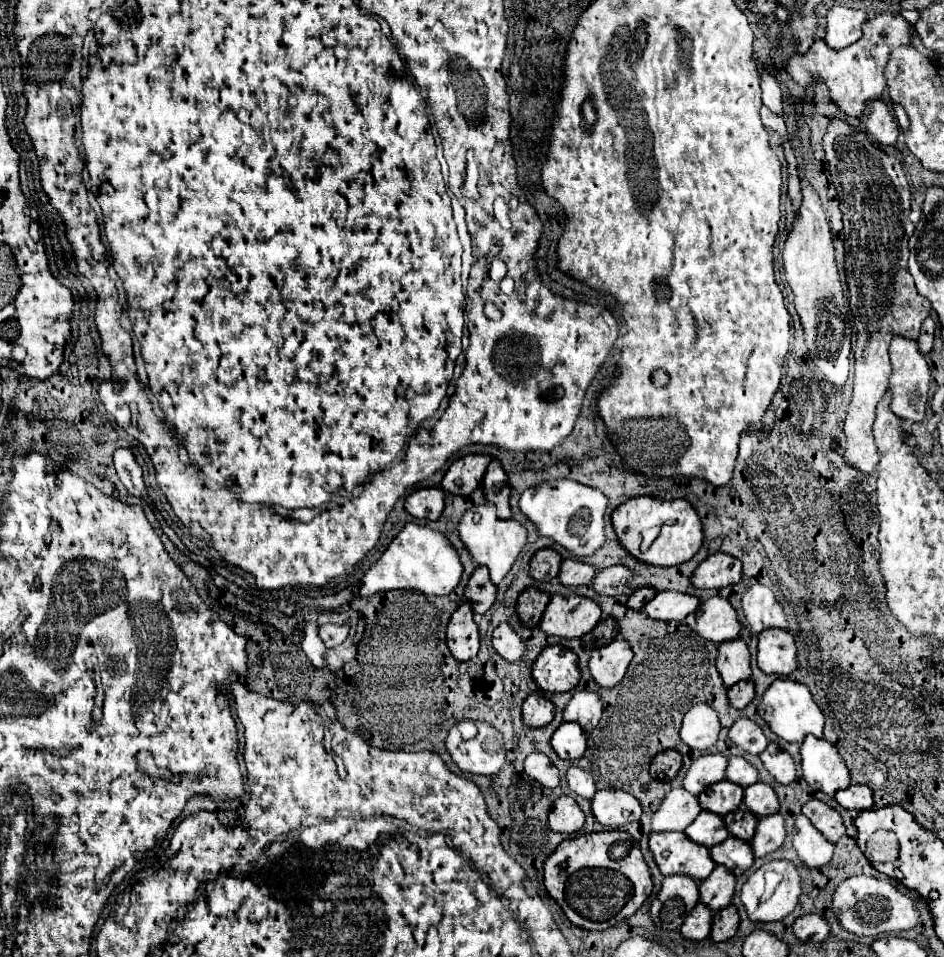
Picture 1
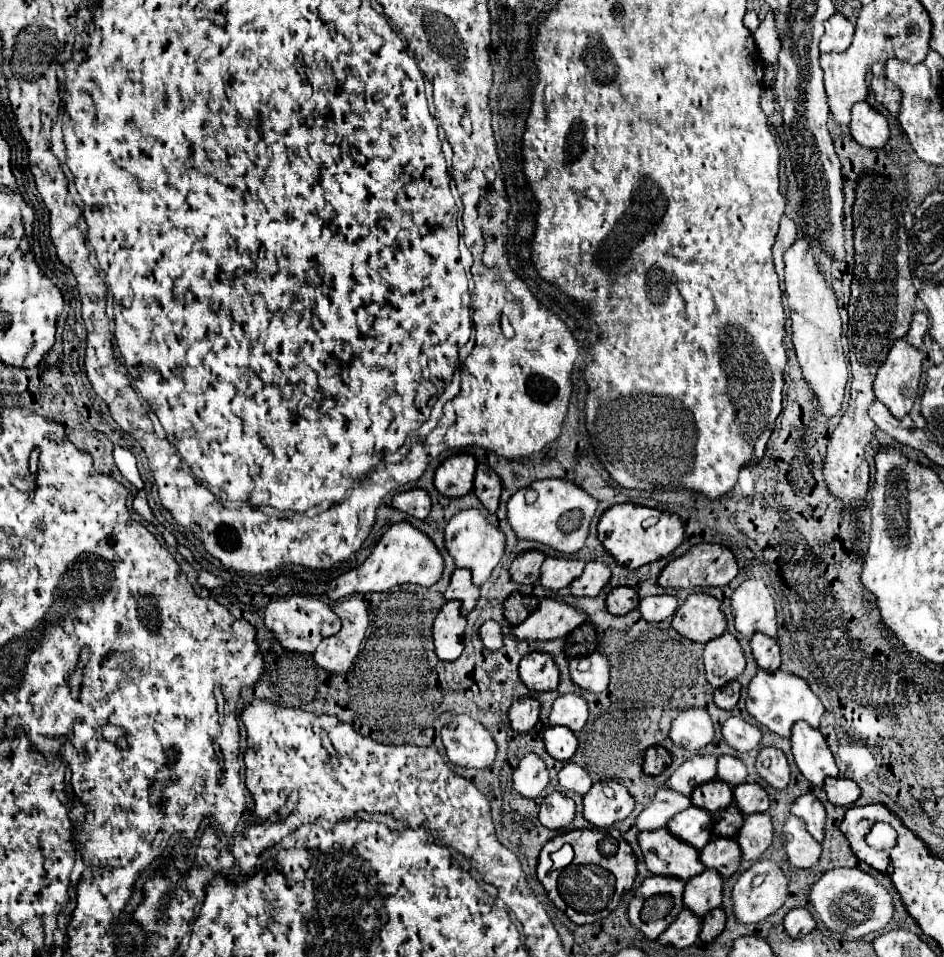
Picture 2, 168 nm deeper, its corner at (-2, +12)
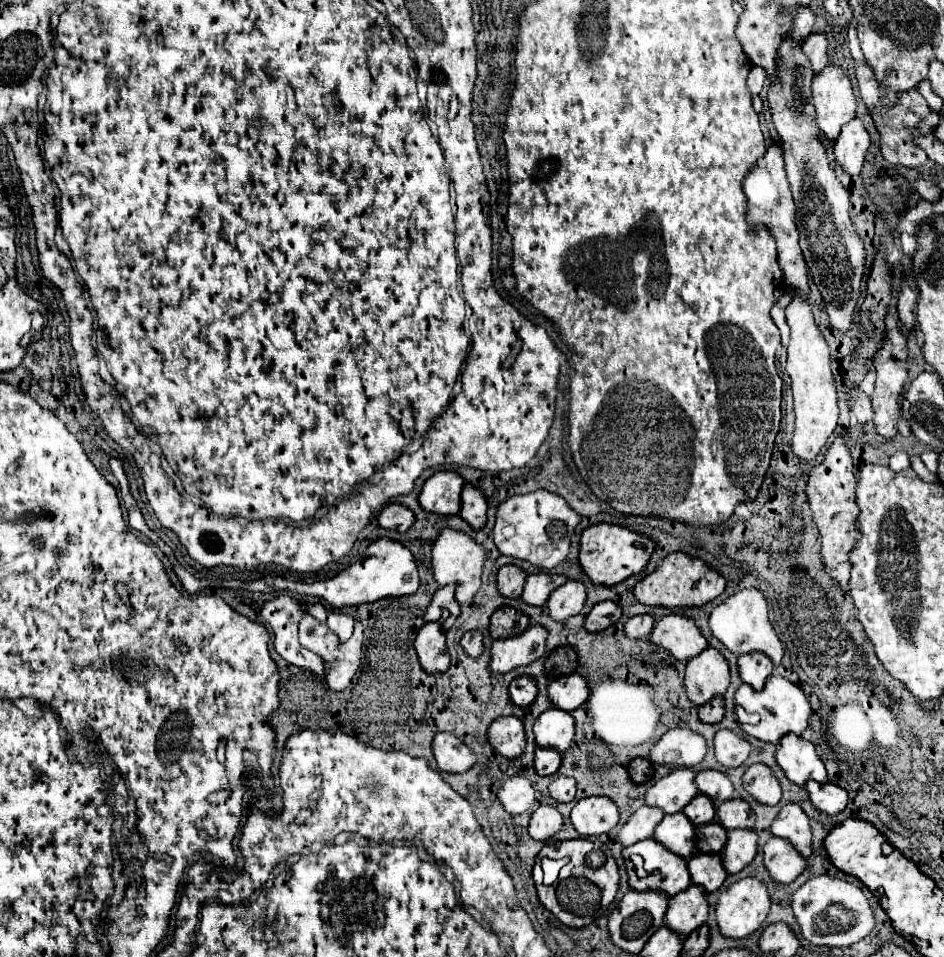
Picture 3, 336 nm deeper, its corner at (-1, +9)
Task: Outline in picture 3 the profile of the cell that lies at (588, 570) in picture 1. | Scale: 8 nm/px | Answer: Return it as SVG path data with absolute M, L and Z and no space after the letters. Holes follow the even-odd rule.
M545 572L529 574L521 598L527 604L543 606L547 602L547 598L551 596L551 592L565 582L567 582L567 576L561 576L561 574L545 574Z

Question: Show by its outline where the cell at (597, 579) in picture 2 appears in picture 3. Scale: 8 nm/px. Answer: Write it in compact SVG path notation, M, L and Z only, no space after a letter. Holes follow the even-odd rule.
M569 580L567 584L559 586L551 598L547 600L547 606L549 606L549 614L563 622L565 618L569 616L575 616L581 612L583 604L587 600L587 588L581 580Z

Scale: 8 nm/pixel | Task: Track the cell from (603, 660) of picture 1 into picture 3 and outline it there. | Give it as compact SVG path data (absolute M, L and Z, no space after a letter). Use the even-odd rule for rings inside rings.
M569 674L553 680L549 684L549 698L555 704L555 708L561 708L565 712L571 712L579 708L583 702L587 702L587 680L581 674Z

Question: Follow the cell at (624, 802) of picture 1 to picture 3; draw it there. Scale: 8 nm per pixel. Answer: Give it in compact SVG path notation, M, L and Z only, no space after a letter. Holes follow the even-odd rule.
M607 796L581 798L571 810L571 822L581 836L599 836L619 824L619 808Z

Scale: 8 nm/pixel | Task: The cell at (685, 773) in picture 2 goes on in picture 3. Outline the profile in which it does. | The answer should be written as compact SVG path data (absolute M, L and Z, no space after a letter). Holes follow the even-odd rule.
M677 768L657 780L645 794L645 804L659 806L665 814L681 812L699 792L695 790L695 770Z

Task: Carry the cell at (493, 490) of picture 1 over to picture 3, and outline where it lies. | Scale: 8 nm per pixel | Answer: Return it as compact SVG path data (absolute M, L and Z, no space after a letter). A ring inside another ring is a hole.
M465 484L461 492L461 512L463 520L467 520L475 530L481 530L487 522L487 498L481 488L475 484Z

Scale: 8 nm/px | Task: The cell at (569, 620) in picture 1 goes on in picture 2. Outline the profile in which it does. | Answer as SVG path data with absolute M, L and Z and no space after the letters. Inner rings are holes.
M544 599L524 623L512 627L512 637L520 641L548 641L548 639L562 639L572 629L576 629L580 623L584 623L584 617L574 607Z

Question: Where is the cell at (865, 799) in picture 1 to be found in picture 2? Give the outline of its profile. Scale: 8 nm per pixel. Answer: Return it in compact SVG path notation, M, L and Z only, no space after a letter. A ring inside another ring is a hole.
M828 777L824 779L822 789L832 805L852 805L860 797L860 787L844 777Z

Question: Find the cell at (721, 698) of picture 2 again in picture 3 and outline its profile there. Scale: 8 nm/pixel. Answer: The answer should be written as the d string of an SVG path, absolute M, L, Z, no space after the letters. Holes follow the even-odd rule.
M719 696L719 698L713 698L711 702L703 704L699 708L699 718L703 722L709 722L709 724L715 724L715 722L721 722L725 716L725 698Z

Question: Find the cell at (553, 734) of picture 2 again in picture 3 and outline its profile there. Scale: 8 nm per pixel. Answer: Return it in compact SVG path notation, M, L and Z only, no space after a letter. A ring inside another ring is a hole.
M535 750L535 768L537 768L537 774L541 776L549 776L549 774L555 774L561 766L561 760L563 760L563 754L559 754L557 750Z

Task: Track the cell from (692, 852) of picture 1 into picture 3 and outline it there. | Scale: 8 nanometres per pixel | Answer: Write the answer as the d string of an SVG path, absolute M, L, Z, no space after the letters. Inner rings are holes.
M653 838L635 842L633 846L623 850L623 856L629 860L633 854L641 854L645 858L647 876L639 878L635 868L631 866L629 884L633 890L659 890L667 896L675 896L677 892L691 886L691 876L687 874L687 860L671 854L665 846L659 846Z

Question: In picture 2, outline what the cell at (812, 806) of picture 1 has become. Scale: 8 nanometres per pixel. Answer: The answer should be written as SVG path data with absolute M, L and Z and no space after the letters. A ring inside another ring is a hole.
M802 795L794 801L792 805L792 815L800 817L808 829L808 833L820 843L824 839L824 821L826 821L826 811L824 805L814 797L814 795Z

